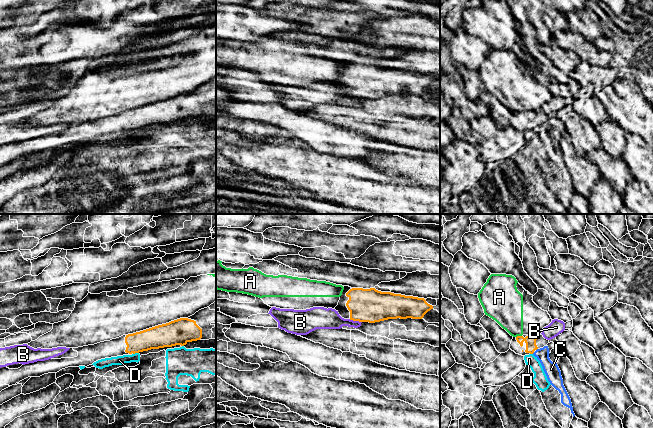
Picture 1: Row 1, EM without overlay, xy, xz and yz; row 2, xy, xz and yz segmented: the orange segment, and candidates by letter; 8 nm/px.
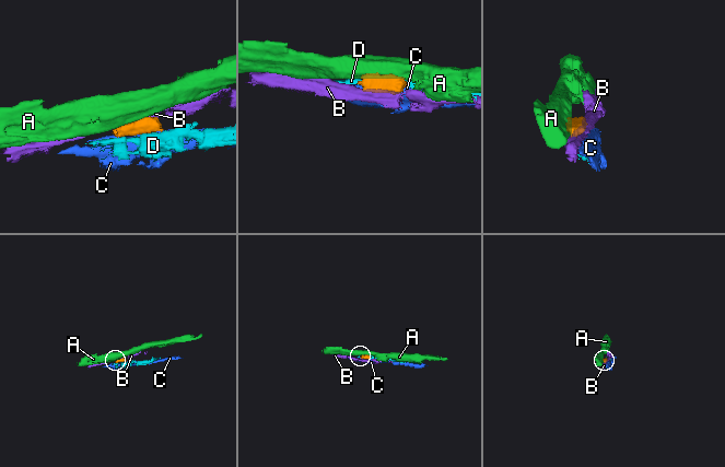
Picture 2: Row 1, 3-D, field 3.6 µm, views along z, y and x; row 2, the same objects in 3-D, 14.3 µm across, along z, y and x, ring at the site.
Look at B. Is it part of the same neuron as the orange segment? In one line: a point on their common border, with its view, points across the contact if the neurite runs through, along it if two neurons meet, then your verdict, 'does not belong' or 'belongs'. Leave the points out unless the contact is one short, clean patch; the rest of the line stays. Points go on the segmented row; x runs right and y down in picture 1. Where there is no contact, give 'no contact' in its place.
xz (355, 320) | along xz (349, 319), (361, 322) | does not belong

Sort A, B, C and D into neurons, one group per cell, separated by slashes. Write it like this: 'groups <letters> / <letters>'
groups A / B / C / D

